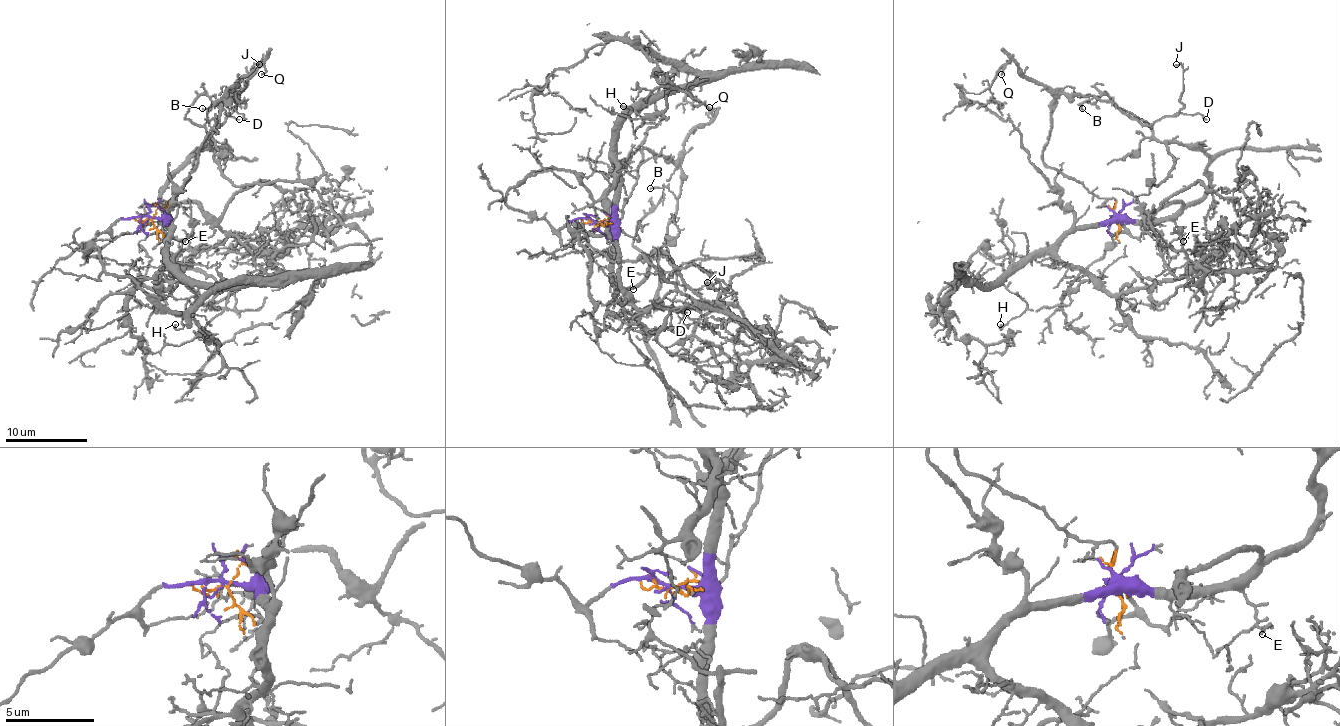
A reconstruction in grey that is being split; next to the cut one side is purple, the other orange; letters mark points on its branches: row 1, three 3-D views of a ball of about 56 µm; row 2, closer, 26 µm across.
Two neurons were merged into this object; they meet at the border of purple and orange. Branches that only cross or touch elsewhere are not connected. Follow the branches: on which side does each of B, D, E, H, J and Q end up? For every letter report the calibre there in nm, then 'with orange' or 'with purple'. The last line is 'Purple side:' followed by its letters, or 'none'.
B: 120 nm | with orange
D: 110 nm | with orange
E: 100 nm | with purple
H: 110 nm | with purple
J: 120 nm | with orange
Q: 110 nm | with orange
Purple side: E, H

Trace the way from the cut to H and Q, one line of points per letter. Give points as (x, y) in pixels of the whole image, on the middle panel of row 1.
H: (597, 222), (607, 222), (613, 216), (617, 132), (633, 110), (644, 122), (633, 132), (631, 110), (623, 105)
Q: (595, 222), (619, 218), (637, 179), (641, 148), (676, 161), (684, 140), (709, 118), (709, 108)

